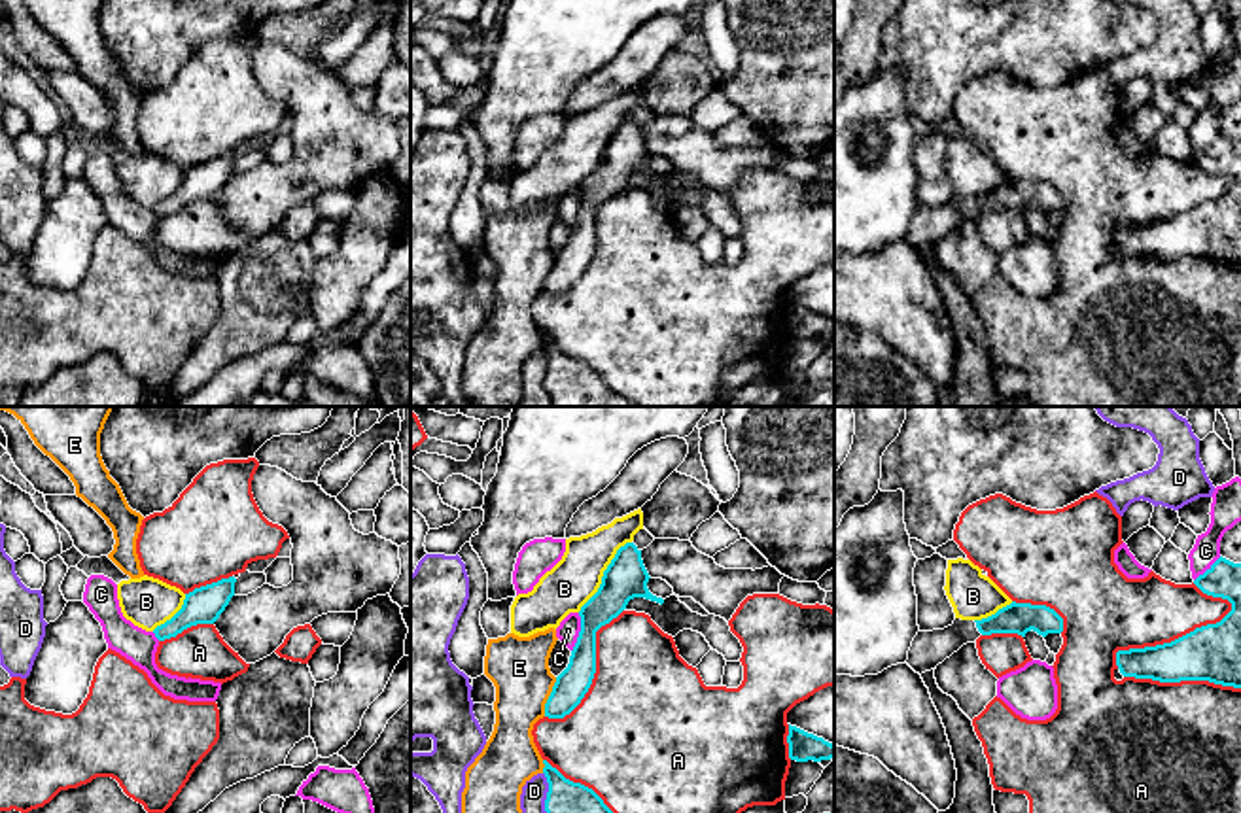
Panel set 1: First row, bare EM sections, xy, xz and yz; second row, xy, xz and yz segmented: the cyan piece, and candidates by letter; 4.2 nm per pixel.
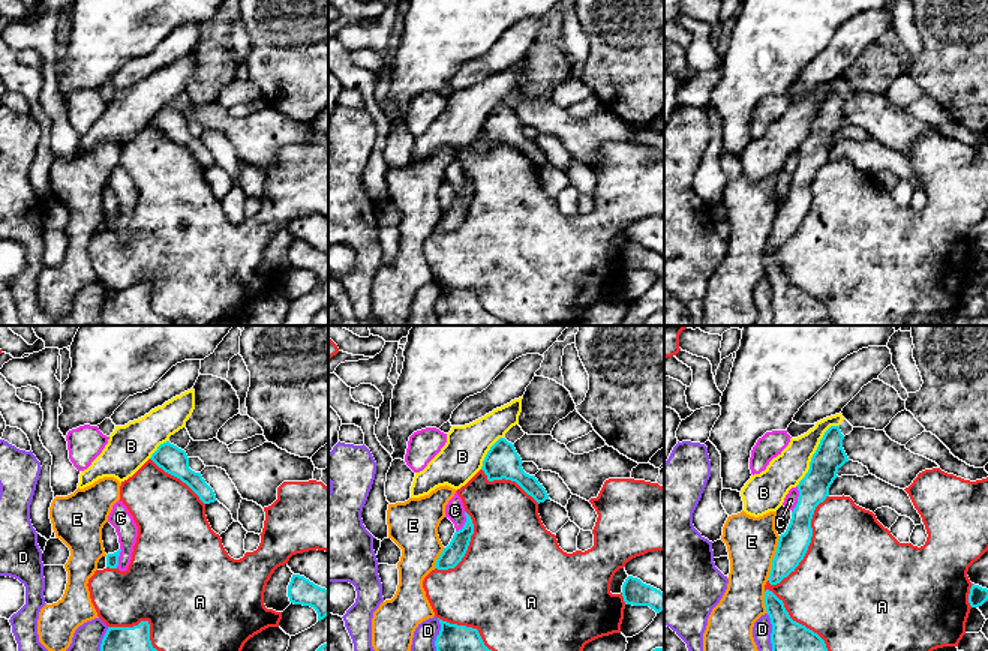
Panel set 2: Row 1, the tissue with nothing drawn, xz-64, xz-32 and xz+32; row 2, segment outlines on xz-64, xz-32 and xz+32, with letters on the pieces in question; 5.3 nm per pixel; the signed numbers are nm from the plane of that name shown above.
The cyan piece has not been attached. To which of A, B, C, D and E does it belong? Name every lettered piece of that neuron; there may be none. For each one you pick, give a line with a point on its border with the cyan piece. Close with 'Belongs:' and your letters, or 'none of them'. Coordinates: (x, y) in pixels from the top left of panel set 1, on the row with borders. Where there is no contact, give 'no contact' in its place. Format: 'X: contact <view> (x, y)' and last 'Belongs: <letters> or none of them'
Belongs: none of them

